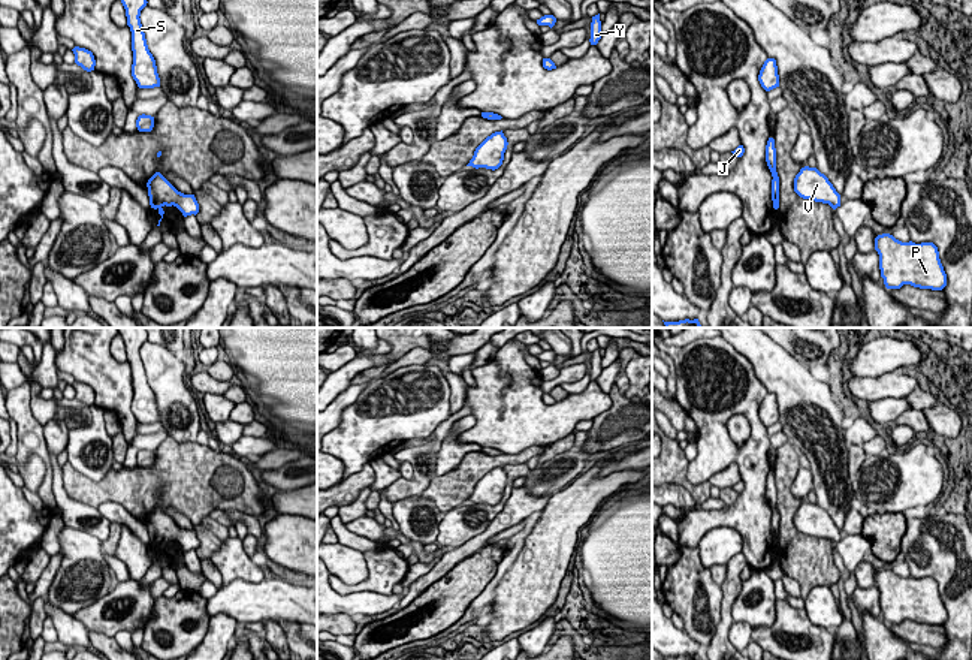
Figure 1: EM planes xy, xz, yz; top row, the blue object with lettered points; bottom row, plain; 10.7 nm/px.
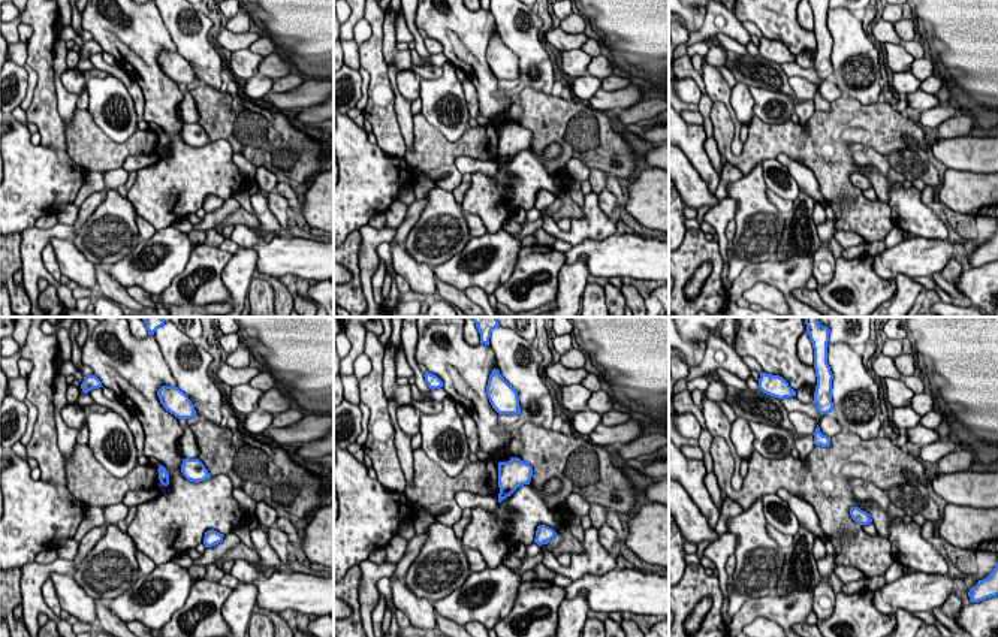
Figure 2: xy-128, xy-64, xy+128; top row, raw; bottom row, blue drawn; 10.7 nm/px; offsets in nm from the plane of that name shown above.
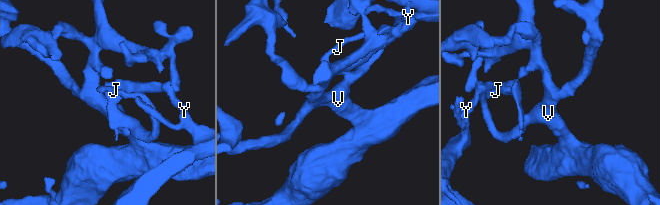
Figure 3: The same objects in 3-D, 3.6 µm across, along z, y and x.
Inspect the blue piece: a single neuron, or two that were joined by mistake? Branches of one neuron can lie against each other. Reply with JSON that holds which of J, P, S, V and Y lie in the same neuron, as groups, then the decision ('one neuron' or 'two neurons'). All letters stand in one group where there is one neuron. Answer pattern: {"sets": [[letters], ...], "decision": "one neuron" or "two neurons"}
{"sets": [["J", "P", "S", "V"], ["Y"]], "decision": "two neurons"}

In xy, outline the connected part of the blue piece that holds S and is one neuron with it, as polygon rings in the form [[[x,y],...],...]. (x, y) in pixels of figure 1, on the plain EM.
[[[117,328],[117,331],[126,344],[127,361],[132,367],[132,412],[139,424],[160,422],[156,395],[148,385],[145,368],[139,353],[141,346],[148,338],[147,331],[144,328]]]

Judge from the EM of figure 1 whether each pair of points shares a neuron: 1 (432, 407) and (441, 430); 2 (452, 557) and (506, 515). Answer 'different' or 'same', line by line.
1: different
2: same

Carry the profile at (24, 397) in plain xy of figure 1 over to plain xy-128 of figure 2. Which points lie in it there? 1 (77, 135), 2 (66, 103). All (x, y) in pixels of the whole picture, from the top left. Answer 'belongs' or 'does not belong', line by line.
1: does not belong
2: does not belong

